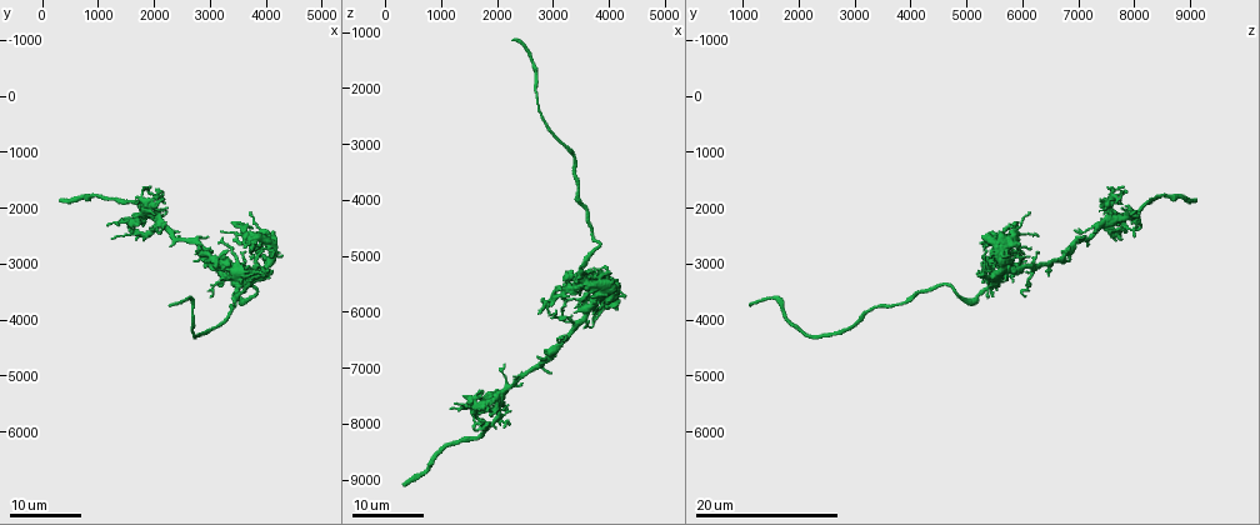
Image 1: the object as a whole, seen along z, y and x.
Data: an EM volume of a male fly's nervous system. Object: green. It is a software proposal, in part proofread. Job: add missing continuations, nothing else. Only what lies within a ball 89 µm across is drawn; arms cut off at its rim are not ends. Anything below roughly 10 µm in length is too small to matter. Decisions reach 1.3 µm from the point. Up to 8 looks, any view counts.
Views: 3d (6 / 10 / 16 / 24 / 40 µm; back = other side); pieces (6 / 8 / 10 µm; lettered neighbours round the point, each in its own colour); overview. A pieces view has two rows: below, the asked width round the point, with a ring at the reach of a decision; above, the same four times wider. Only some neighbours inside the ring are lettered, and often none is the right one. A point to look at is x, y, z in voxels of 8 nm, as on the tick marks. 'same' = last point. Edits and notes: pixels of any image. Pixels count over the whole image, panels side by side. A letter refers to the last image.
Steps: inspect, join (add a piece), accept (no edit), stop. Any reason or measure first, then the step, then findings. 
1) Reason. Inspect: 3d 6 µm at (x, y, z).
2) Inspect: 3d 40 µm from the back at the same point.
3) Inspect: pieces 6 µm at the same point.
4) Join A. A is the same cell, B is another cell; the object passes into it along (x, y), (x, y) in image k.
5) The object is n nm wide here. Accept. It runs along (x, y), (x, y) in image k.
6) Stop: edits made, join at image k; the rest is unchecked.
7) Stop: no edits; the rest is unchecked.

Free end. Inspect: 3d 24 µm at (2750, 2950, 6750).

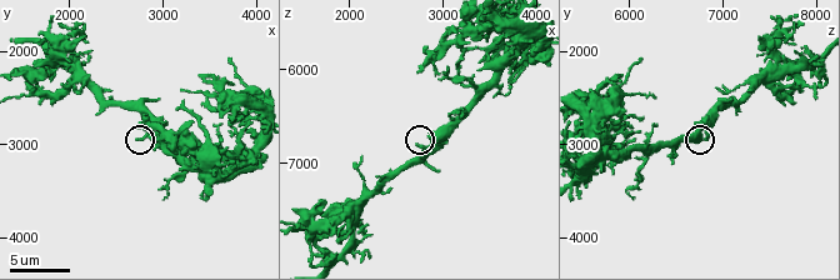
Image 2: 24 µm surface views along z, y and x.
Inspect: pieces 8 µm at (2700, 2900, 6800).

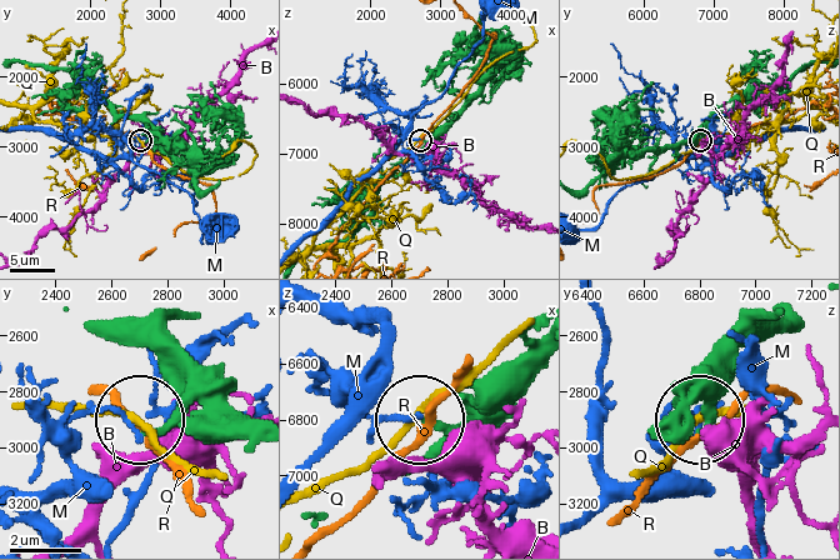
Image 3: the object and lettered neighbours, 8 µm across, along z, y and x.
Accept. B, M, Q and R are other cells; it runs along (536, 346), (455, 424), (423, 419) in image 3; no lettered piece goes on from it.

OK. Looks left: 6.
Free end. Inspect: pieces 10 µm at (2750, 2800, 6000).

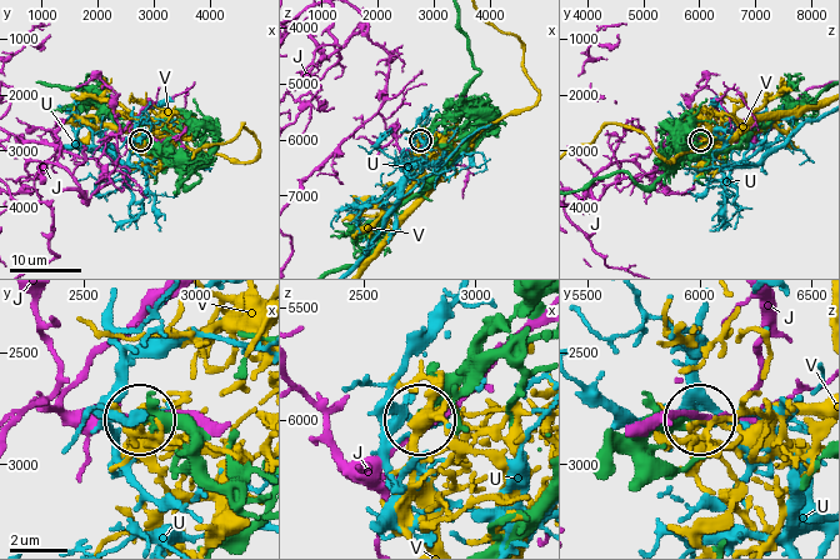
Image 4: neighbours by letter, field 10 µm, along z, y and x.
Accept. J, U and V are other cells; it runs along (641, 466), (649, 438), (696, 419) in image 4; no lettered piece goes on from it.

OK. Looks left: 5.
Free end. Inspect: pieces 10 µm at (3550, 2800, 6300).

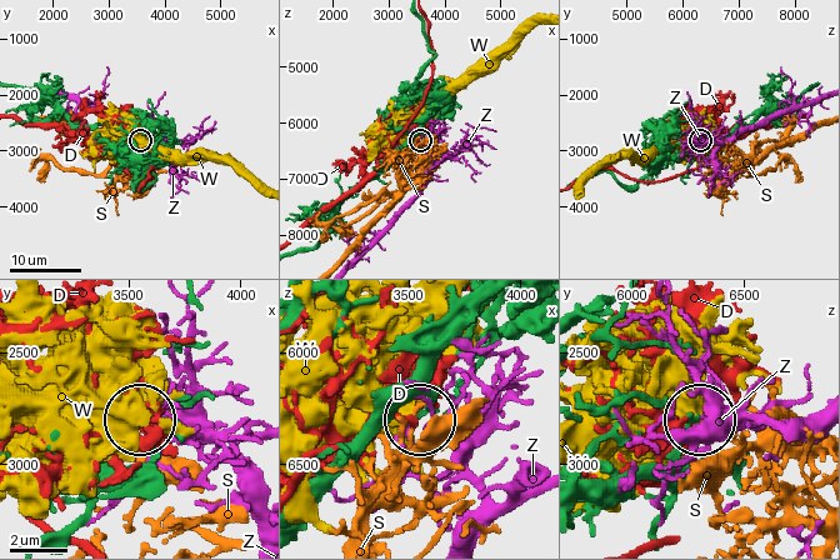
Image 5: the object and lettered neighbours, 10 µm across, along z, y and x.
Accept. D, S, W and Z are other cells; none of them fits.

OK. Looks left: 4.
An open end. Inspect: pieces 8 µm at (1700, 2500, 8000).

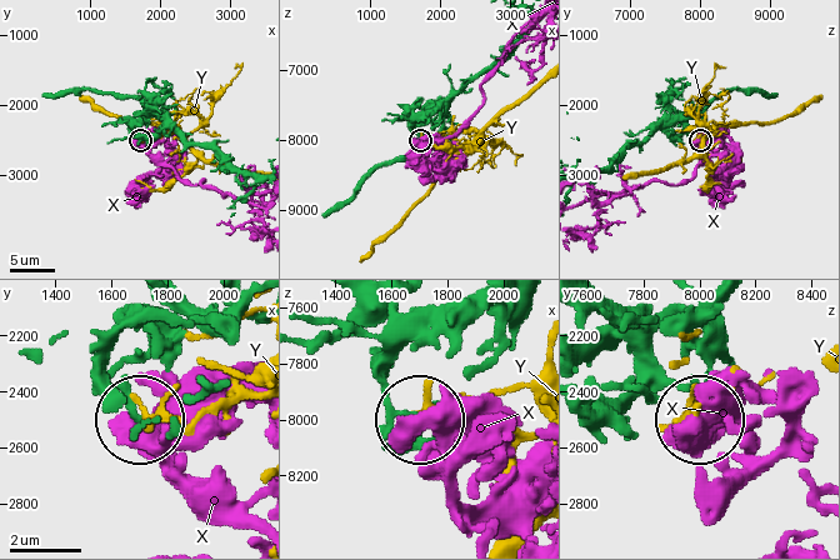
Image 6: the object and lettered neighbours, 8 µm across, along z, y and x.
The object is 200 nm wide here. Accept. X and Y are other cells; no lettered piece goes on from it.

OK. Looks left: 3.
Stop: no edits; the rest is unchecked.

